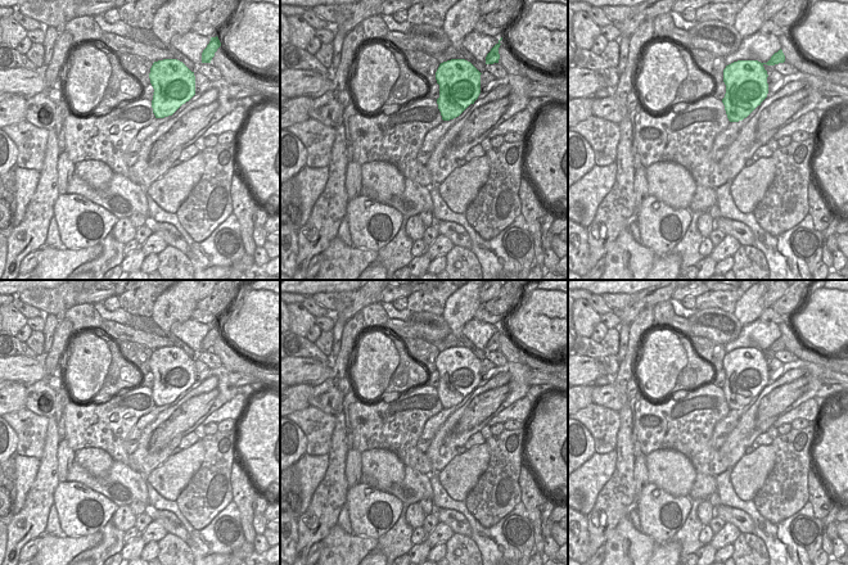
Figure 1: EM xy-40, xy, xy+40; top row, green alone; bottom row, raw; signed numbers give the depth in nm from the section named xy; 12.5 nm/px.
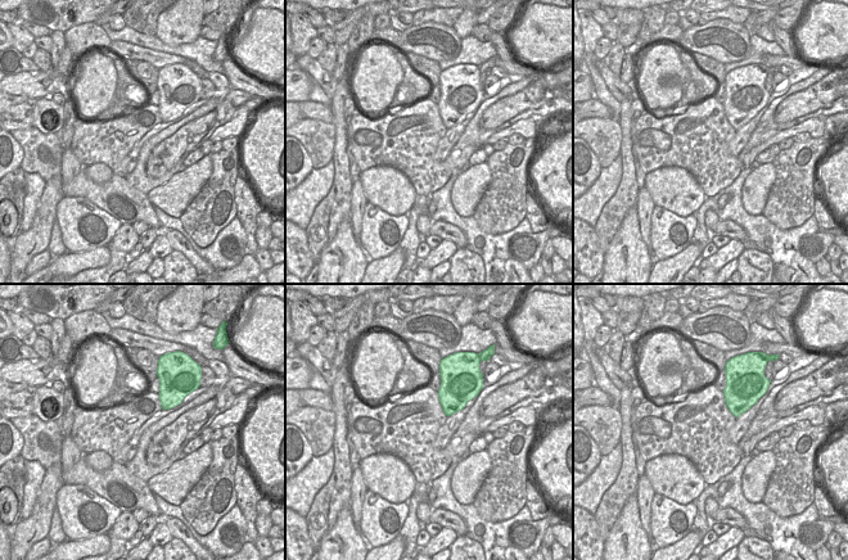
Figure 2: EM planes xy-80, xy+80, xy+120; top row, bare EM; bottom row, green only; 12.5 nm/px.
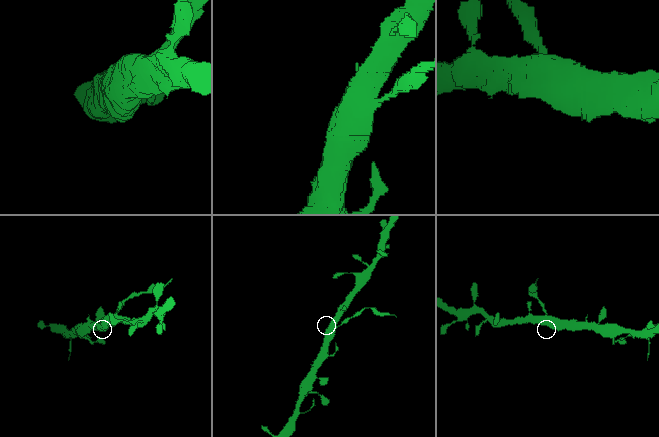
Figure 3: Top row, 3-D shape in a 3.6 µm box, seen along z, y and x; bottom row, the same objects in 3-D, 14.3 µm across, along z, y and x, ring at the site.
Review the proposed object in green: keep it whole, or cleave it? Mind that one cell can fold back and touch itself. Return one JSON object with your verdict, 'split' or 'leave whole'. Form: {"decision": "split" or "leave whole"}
{"decision": "split"}

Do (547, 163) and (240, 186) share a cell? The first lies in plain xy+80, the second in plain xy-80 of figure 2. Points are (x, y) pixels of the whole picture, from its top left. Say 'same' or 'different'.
different

